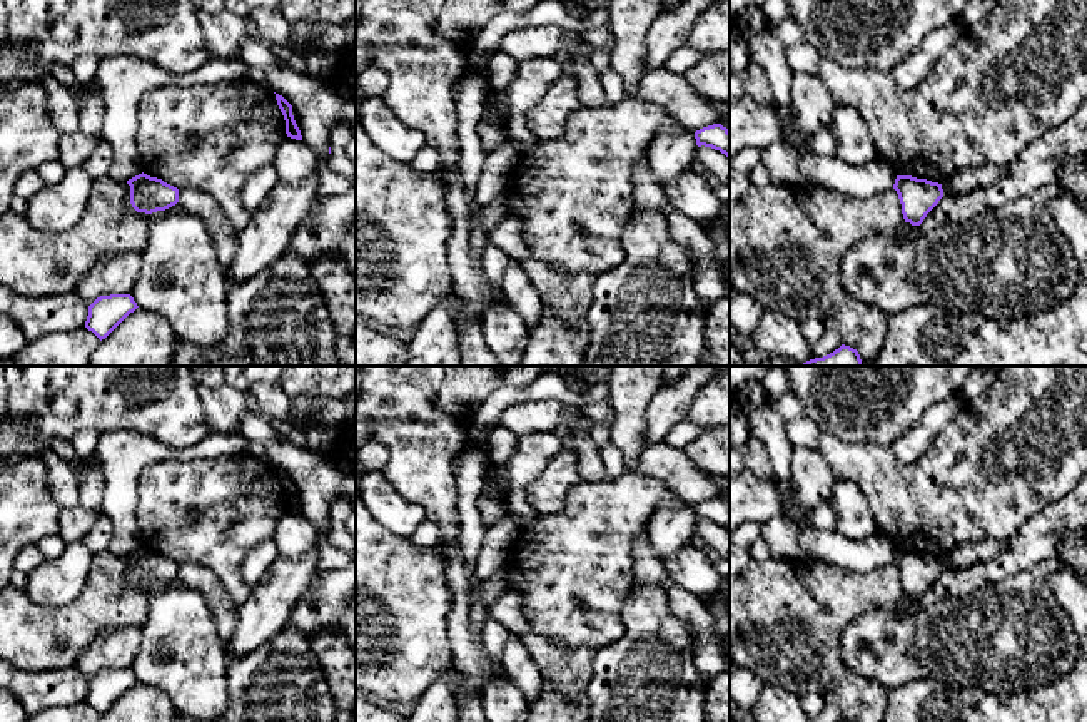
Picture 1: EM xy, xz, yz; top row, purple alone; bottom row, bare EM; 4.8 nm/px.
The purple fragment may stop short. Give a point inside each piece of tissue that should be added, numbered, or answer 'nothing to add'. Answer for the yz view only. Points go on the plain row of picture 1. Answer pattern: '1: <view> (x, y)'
nothing to add

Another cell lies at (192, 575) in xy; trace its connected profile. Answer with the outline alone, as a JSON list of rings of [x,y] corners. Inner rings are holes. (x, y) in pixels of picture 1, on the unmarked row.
[[[200,563],[179,565],[179,578],[184,587],[200,592],[207,602],[215,630],[227,648],[235,632],[239,607],[232,602],[219,577]]]

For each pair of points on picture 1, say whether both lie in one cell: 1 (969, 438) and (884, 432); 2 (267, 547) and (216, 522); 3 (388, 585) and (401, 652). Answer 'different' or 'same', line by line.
1: different
2: different
3: same

